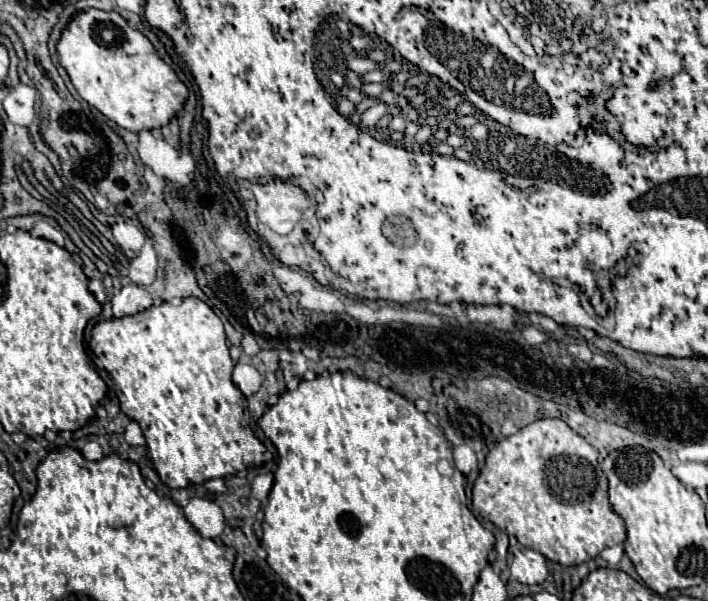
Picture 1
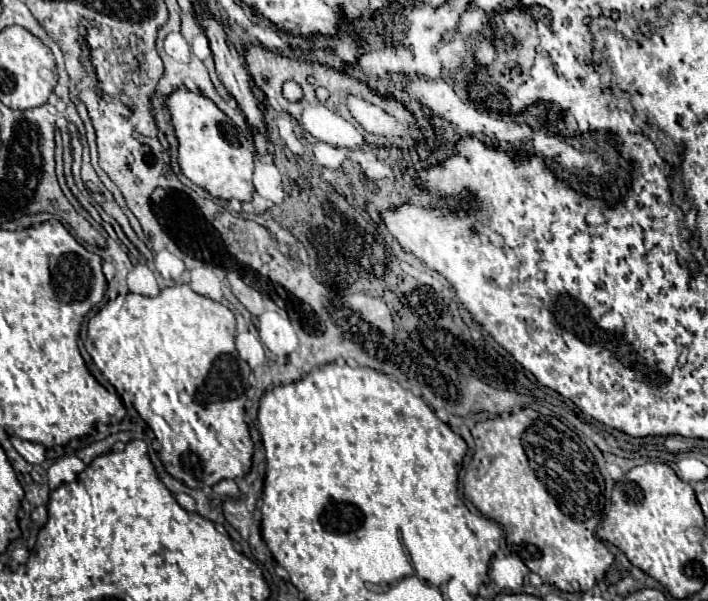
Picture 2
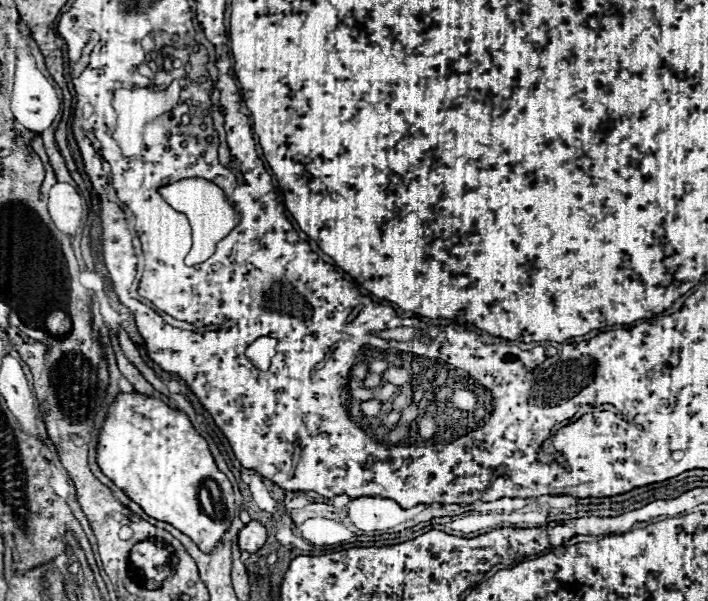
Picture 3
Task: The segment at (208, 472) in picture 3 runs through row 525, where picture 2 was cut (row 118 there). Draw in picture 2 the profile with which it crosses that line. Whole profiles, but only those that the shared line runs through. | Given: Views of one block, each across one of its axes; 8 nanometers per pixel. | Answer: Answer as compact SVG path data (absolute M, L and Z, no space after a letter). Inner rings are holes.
M176 88L166 98L166 106L172 116L174 134L178 138L178 164L184 176L196 186L204 188L210 196L250 202L254 192L254 144L204 94L196 94L188 88Z

